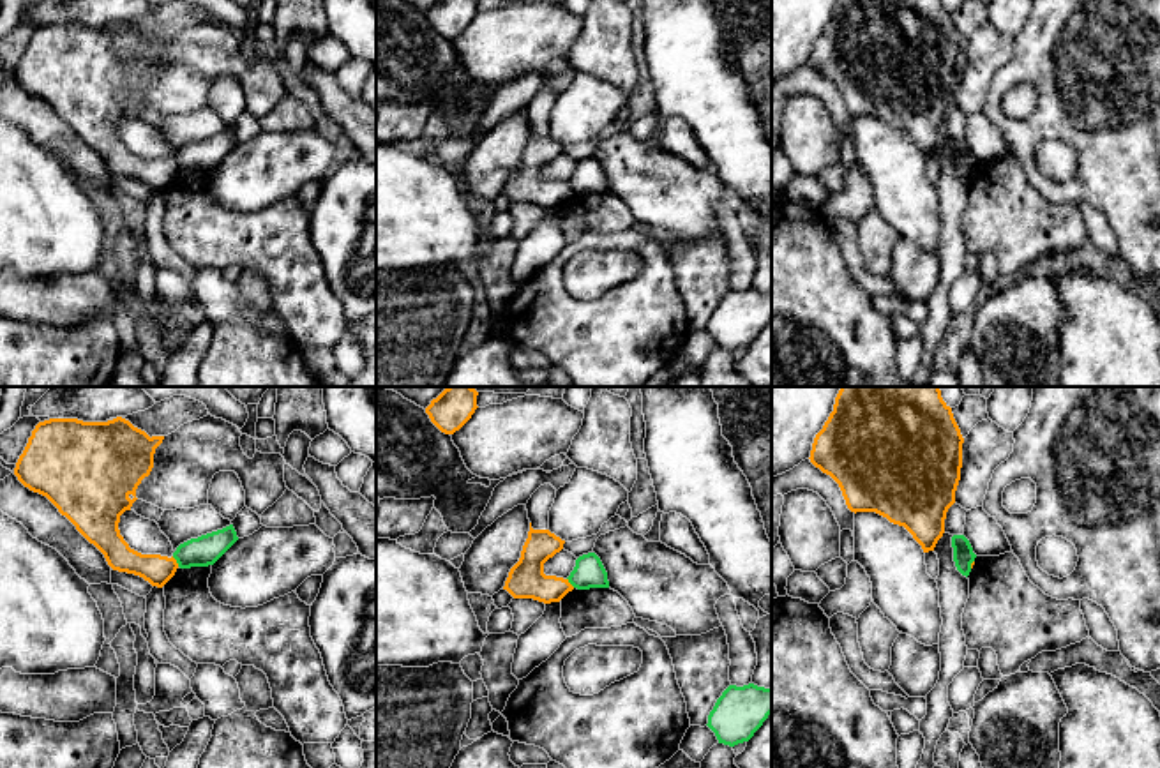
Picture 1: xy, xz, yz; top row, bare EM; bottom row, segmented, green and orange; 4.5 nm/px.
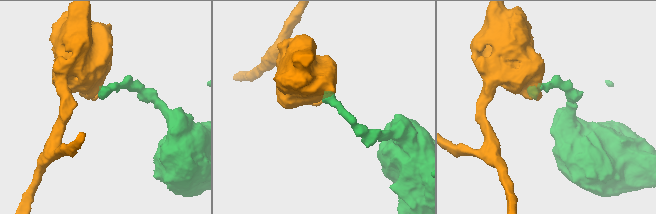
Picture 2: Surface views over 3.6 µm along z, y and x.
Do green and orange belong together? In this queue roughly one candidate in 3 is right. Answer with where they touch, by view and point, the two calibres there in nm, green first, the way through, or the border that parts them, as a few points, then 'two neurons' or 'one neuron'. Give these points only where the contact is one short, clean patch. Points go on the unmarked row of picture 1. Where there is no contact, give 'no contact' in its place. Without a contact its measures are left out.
meets green in xy at (177, 166); 140 nm thick on the green side, 140 nm on the other; border along xy (172, 161), (179, 170); two neurons

